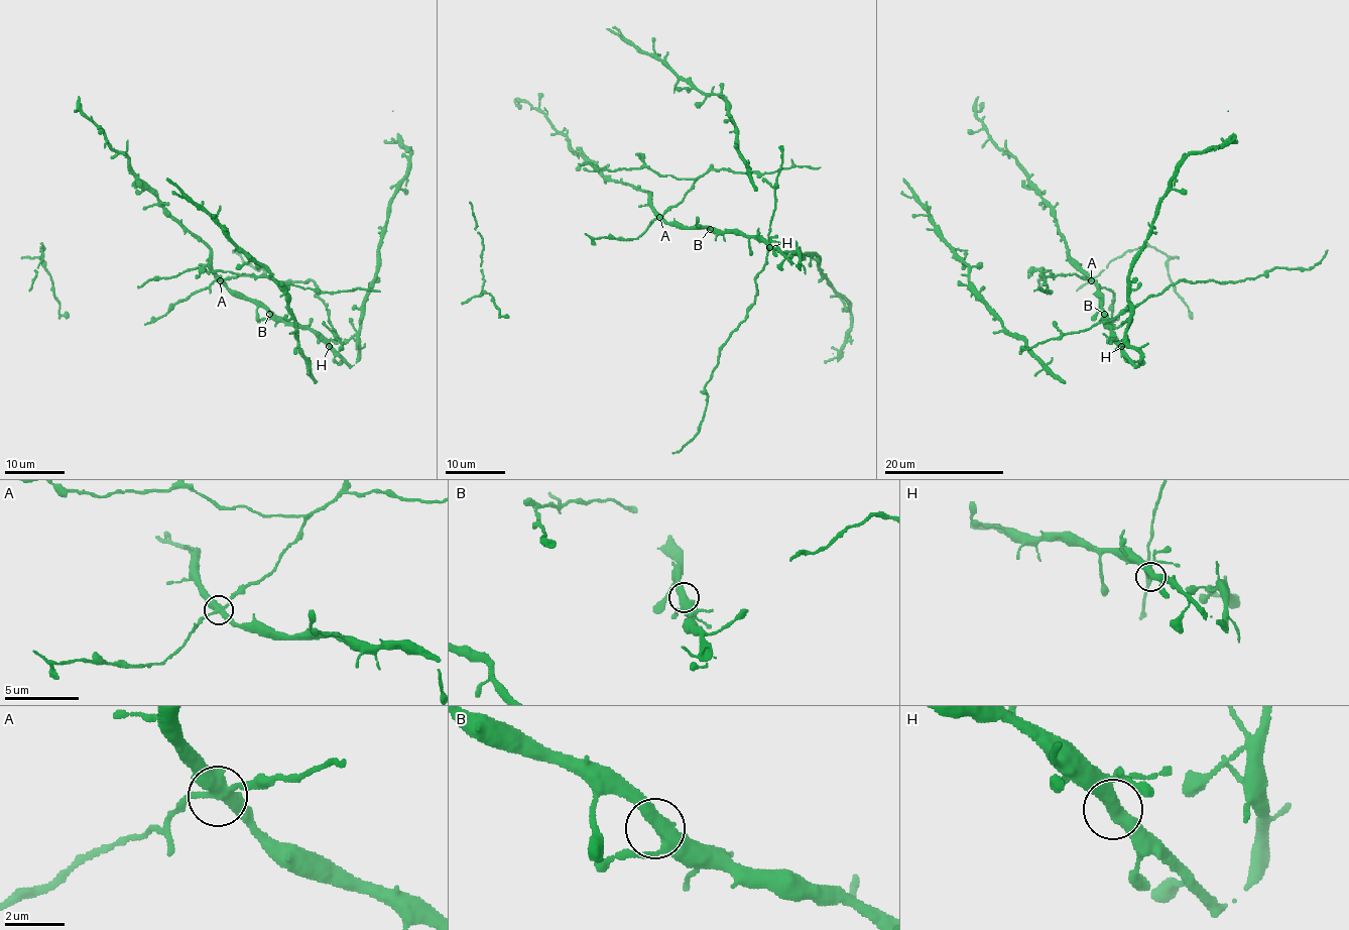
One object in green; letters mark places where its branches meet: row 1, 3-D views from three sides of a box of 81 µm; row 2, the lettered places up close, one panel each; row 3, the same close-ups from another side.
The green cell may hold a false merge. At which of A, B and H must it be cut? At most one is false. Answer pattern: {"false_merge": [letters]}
{"false_merge": ["A"]}

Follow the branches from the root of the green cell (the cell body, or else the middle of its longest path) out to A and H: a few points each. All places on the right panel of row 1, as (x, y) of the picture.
A: (1102, 311), (1101, 293), (1092, 280)
H: (1102, 311), (1110, 332), (1121, 346)

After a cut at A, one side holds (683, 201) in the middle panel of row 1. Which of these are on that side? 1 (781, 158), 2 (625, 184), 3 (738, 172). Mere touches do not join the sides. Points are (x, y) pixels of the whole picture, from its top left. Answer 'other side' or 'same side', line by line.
1: other side
2: other side
3: same side

